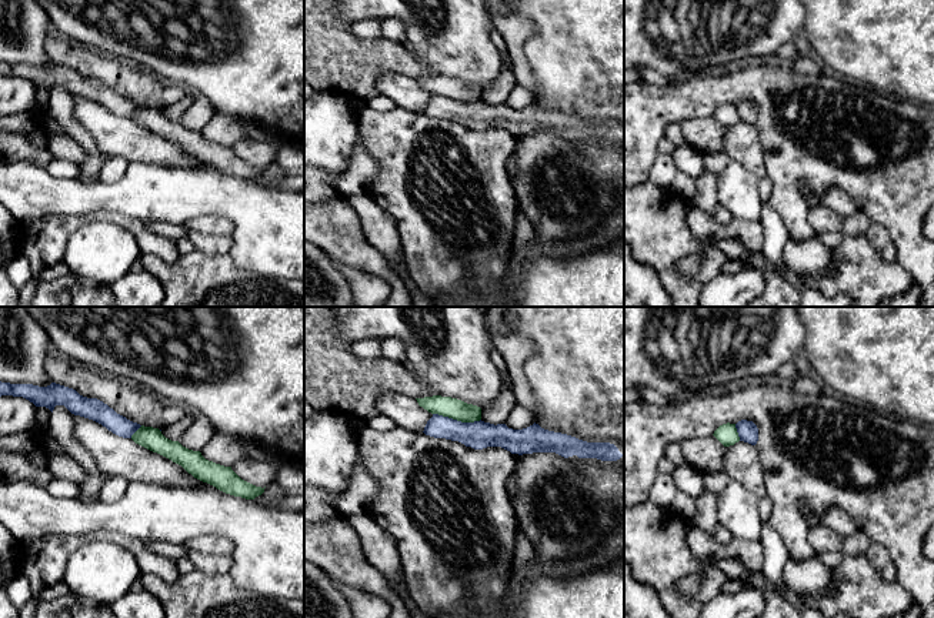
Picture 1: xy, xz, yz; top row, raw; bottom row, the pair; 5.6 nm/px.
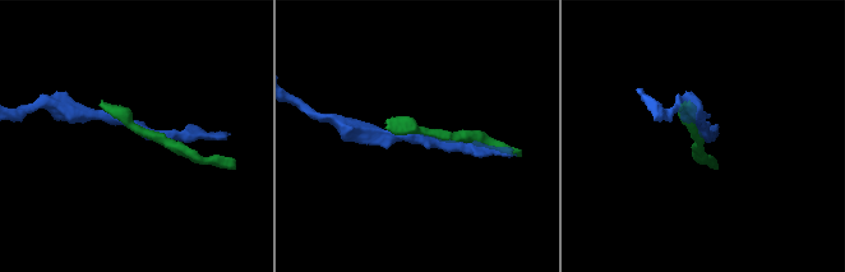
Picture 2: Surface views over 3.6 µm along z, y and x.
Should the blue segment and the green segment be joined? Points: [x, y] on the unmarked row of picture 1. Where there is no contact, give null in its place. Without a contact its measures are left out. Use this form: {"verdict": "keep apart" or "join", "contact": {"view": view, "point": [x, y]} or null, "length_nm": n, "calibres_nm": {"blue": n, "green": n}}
{"verdict": "keep apart", "contact": {"view": "xz", "point": [456, 100]}, "length_nm": 280, "calibres_nm": {"blue": 160, "green": 120}}

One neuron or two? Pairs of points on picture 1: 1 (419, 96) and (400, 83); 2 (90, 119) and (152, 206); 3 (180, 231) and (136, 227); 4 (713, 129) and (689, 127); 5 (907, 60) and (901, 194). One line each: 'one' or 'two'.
1: one
2: two
3: two
4: one
5: two

